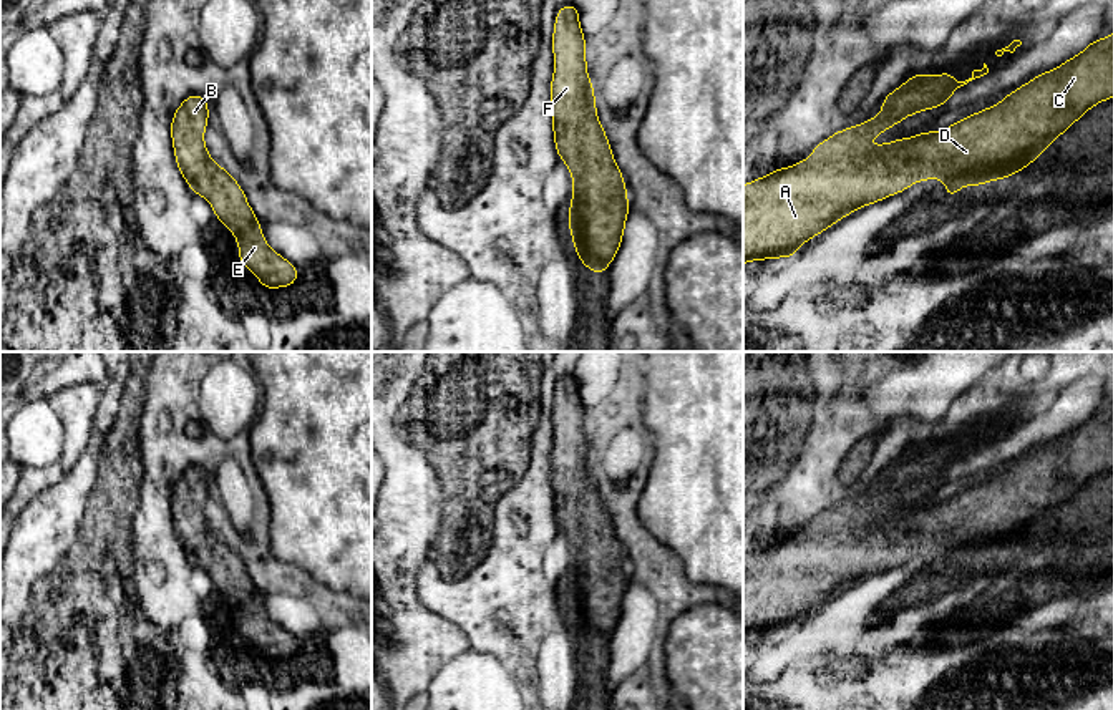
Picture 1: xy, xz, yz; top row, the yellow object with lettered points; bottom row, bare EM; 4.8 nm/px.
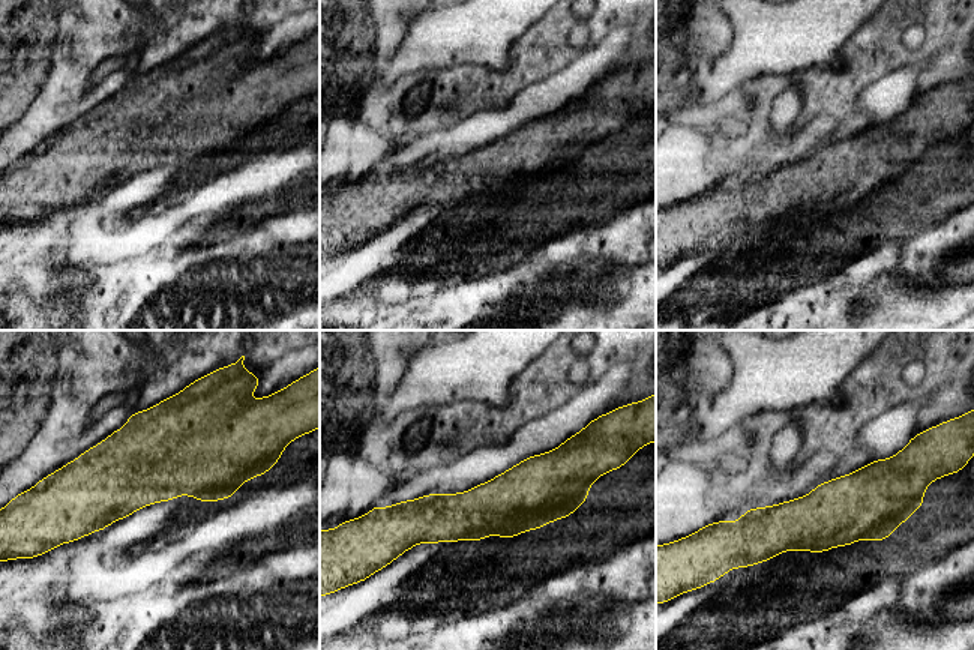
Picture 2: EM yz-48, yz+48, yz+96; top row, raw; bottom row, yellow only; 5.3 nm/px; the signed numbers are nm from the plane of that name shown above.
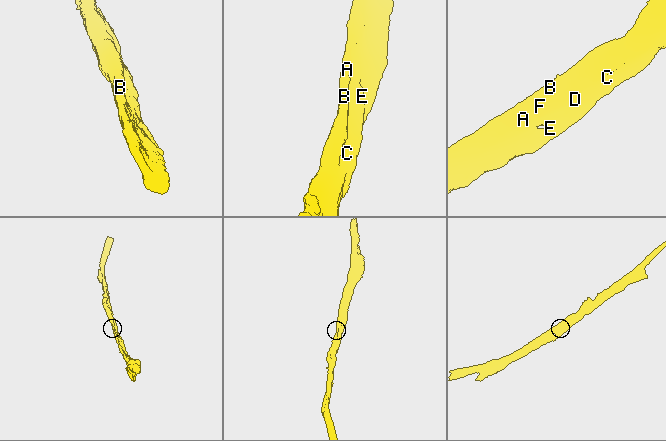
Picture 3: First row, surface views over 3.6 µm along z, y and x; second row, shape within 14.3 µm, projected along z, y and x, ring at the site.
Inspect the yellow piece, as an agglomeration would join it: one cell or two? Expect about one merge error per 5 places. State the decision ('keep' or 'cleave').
keep

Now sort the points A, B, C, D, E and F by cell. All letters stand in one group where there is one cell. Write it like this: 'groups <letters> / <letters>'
groups A B C D E F

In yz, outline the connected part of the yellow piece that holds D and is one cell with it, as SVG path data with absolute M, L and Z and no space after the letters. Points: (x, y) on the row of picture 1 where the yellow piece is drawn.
M1113 33L1103 40L1093 40L1081 53L1067 60L1055 70L1048 70L1023 86L1009 93L1000 103L977 111L944 131L936 129L919 133L909 139L899 138L882 146L868 148L868 138L882 134L884 129L899 124L906 116L912 116L924 109L934 109L945 105L954 95L955 88L989 73L984 63L982 70L974 70L972 76L965 81L955 81L945 70L939 76L932 75L911 75L907 81L891 91L882 101L882 113L872 116L863 124L856 124L831 134L811 149L811 158L796 163L790 168L778 168L773 173L753 179L743 186L743 265L750 260L768 260L771 257L788 259L814 236L824 232L829 226L844 219L848 214L879 202L884 197L899 194L916 184L939 178L947 192L944 197L954 199L962 186L982 186L990 181L1010 178L1032 164L1040 153L1043 153L1053 141L1063 134L1075 121L1078 121L1091 106L1113 98Z

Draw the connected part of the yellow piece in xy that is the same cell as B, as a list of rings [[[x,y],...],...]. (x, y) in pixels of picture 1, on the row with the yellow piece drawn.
[[[191,95],[173,114],[171,139],[177,168],[194,194],[206,197],[216,219],[236,236],[241,264],[265,290],[287,289],[299,280],[299,269],[267,246],[242,187],[207,154],[204,144],[207,109],[204,96]]]

